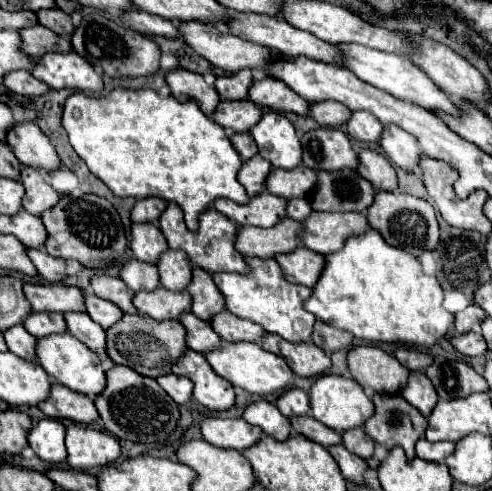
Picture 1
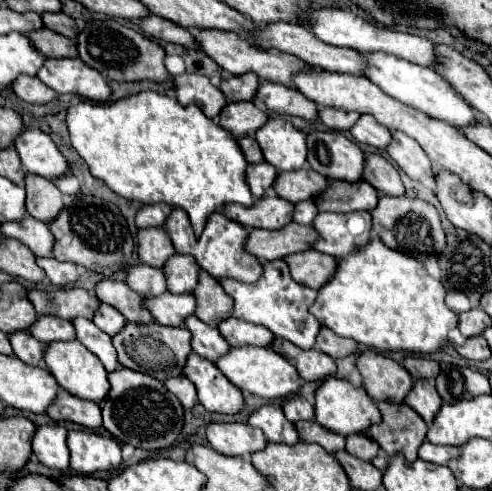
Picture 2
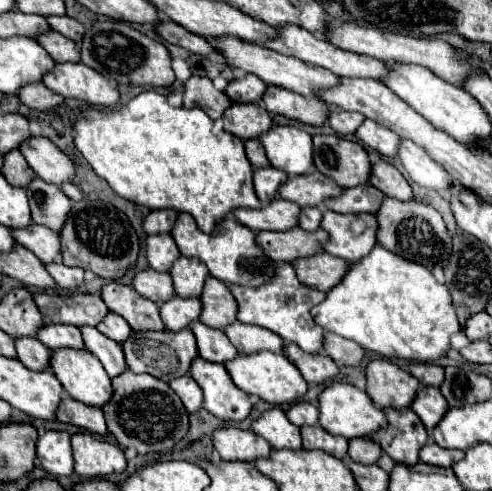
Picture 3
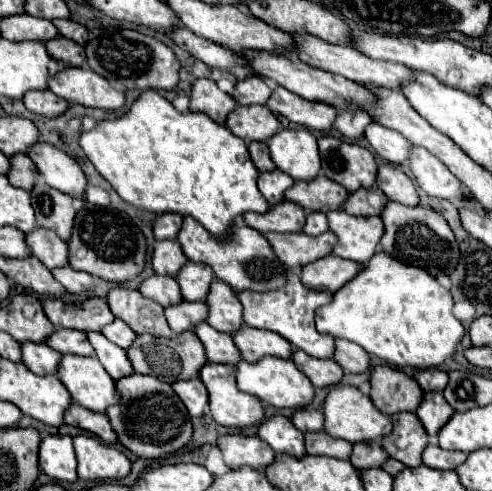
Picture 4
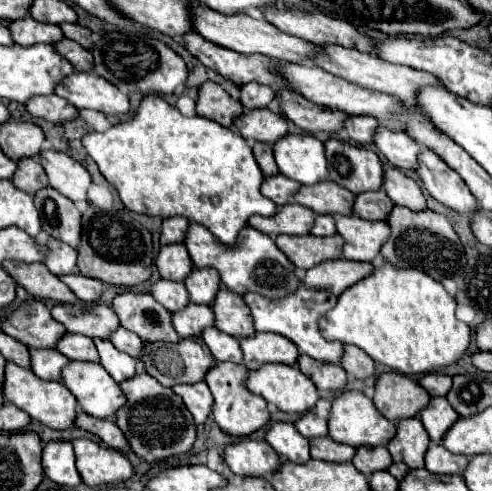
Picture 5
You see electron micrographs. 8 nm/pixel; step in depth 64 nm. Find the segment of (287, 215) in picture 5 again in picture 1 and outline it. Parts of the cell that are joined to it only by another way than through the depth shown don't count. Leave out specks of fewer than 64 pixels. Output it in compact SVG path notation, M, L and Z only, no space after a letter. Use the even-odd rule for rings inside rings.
M260 192L260 196L252 196L248 204L236 204L232 200L216 200L214 208L228 216L238 226L260 226L270 228L280 218L286 216L286 200L280 196L272 196L270 192Z

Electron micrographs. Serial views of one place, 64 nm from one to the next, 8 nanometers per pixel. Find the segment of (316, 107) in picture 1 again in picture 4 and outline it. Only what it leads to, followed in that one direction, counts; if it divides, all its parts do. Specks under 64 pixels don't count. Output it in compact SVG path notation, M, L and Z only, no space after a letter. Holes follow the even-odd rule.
M354 110L354 112L340 112L334 120L334 128L338 132L342 132L342 136L346 138L362 138L364 136L364 128L372 122L372 118L362 112L362 110Z

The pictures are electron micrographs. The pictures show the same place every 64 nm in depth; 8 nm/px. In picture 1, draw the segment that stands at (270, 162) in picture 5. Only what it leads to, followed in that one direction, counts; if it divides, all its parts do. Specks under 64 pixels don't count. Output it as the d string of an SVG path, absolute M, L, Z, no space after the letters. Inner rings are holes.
M232 134L232 136L230 136L230 142L232 142L232 146L236 148L236 152L238 152L244 160L252 158L252 156L258 152L256 142L254 142L248 134Z

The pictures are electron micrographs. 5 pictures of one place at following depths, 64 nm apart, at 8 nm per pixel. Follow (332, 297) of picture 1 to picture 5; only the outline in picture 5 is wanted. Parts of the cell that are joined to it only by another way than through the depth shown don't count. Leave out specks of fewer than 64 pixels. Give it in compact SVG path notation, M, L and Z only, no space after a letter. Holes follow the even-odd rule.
M384 262L364 280L338 296L336 308L320 318L320 332L328 340L354 344L372 360L402 374L428 374L458 362L468 350L470 328L454 316L456 300L440 282L416 268L396 268Z

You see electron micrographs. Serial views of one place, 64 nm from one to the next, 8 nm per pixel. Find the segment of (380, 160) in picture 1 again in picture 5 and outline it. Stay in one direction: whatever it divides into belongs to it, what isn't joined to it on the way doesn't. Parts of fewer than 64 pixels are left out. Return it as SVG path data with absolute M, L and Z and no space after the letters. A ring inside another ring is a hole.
M390 166L384 170L382 188L386 190L386 194L390 196L390 200L394 204L406 206L410 210L424 210L426 208L426 198L422 194L420 186L398 168Z

